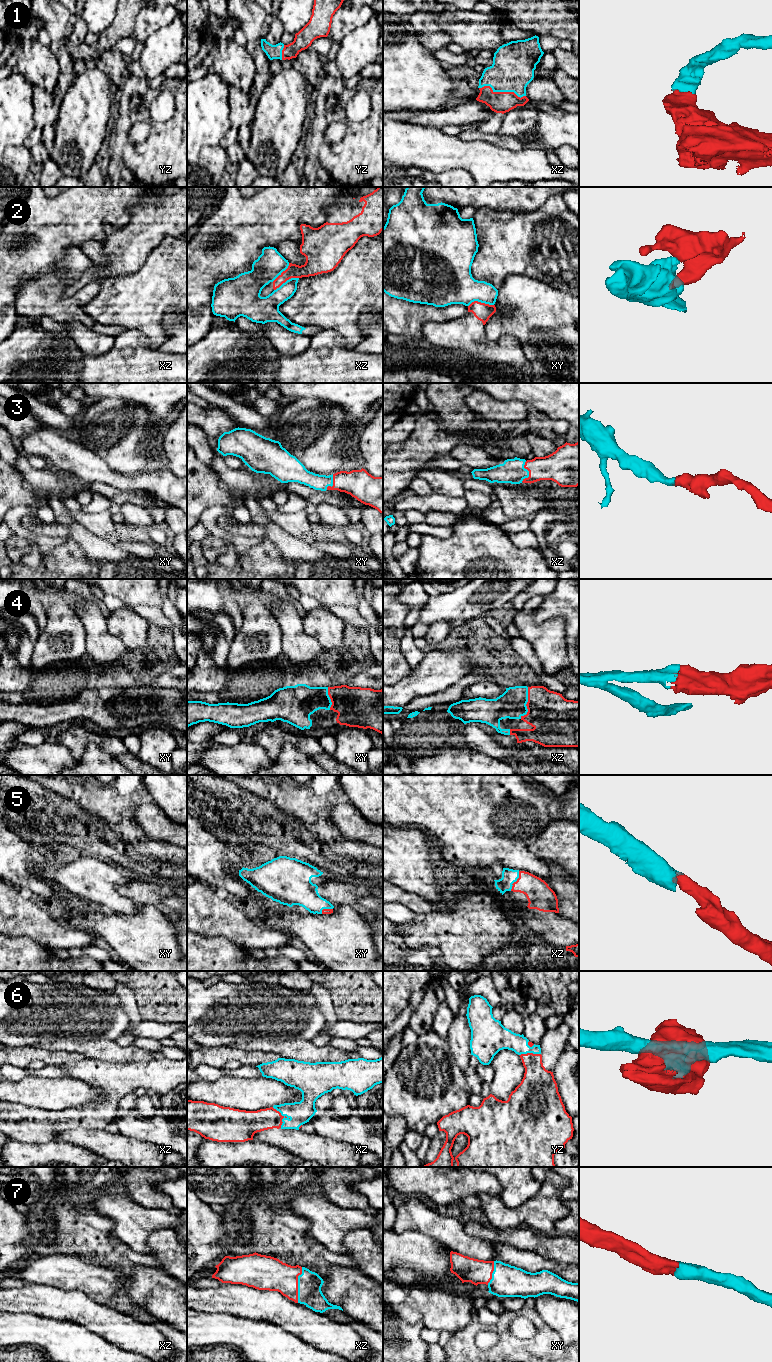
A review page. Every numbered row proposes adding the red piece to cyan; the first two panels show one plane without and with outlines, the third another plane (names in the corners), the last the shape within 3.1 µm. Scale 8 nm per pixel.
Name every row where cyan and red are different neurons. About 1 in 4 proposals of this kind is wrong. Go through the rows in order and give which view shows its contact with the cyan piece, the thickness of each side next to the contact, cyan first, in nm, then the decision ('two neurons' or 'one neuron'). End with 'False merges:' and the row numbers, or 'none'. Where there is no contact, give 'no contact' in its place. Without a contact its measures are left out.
1: meets cyan in xz; 340 nm thick on the cyan side, 180 nm on the other; one neuron
2: meets cyan in xy; 320 nm thick on the cyan side, 140 nm on the other; two neurons
3: meets cyan in xz; 190 nm thick on the cyan side, 240 nm on the other; one neuron
4: meets cyan in xz; 220 nm thick on the cyan side, 360 nm on the other; one neuron
5: meets cyan in xz; 120 nm thick on the cyan side, 220 nm on the other; one neuron
6: meets cyan in xz; 180 nm thick on the cyan side, 180 nm on the other; one neuron
7: meets cyan in xz; 190 nm thick on the cyan side, 260 nm on the other; one neuron
False merges: 2

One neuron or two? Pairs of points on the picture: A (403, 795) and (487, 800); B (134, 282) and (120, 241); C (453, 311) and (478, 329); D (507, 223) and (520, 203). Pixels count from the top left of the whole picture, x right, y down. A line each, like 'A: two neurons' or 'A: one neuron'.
A: one neuron
B: two neurons
C: two neurons
D: two neurons

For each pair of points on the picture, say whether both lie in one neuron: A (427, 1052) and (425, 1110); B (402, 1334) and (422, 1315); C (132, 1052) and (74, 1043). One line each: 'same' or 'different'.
A: same
B: different
C: same

